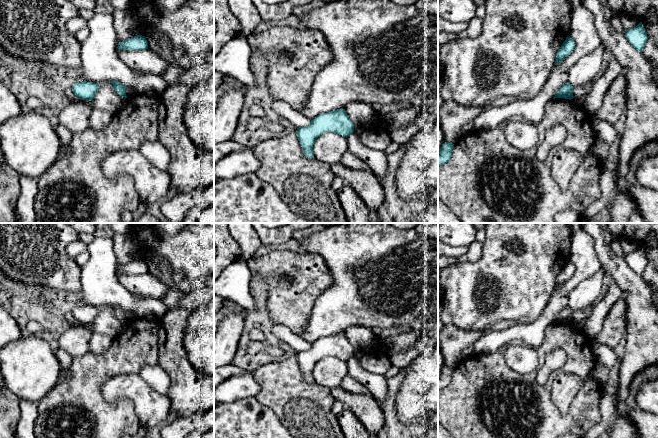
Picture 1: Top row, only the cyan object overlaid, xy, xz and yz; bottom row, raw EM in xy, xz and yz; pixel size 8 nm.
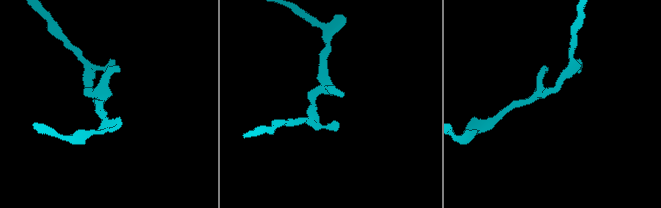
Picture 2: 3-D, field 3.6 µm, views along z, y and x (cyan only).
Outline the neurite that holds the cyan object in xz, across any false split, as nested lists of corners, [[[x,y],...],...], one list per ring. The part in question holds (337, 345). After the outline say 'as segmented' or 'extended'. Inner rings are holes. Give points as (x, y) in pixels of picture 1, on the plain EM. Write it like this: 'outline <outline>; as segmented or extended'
outline [[[345,333],[320,338],[311,344],[309,350],[297,352],[296,358],[306,381],[314,381],[313,369],[326,356],[334,356],[346,362],[354,356],[354,349]]]; as segmented

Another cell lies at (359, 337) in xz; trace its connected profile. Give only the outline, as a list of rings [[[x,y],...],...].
[[[355,325],[346,329],[345,336],[354,349],[354,357],[359,359],[366,355],[373,337],[373,330]]]

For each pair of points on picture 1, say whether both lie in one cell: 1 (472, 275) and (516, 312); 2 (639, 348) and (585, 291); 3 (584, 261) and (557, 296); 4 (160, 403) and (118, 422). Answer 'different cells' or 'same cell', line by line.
1: same cell
2: different cells
3: same cell
4: different cells

